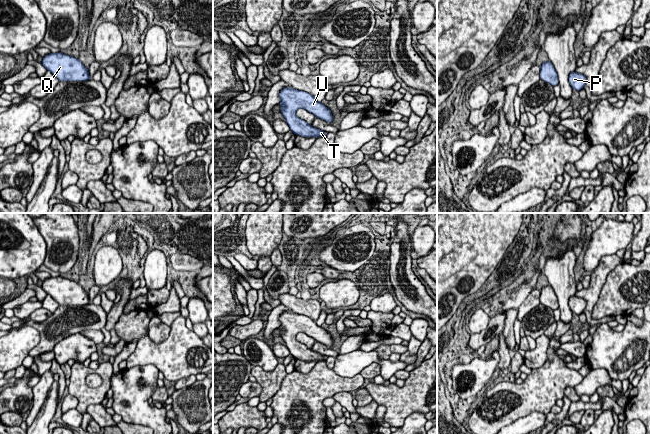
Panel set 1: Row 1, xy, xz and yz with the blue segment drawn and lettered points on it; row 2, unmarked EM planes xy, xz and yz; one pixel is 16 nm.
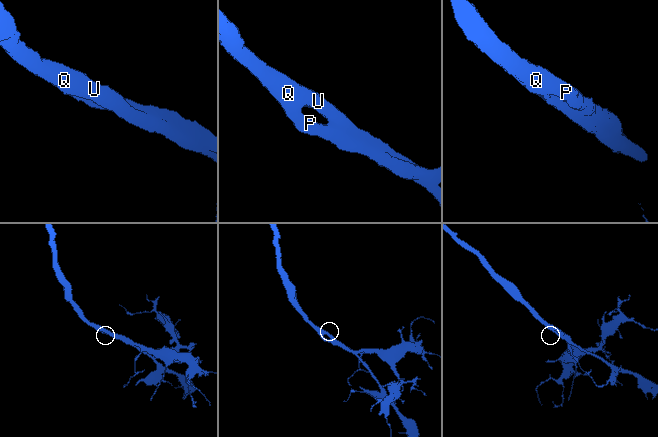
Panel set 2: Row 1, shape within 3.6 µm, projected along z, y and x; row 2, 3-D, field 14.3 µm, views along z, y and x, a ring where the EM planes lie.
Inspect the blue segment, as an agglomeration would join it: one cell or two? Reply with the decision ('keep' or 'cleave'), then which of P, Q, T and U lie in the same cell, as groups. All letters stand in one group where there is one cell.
keep; groups P Q T U

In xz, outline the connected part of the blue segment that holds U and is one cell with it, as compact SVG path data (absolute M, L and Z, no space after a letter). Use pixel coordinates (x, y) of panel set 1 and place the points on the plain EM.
M290 311L282 313L279 317L279 321L281 323L279 327L281 329L280 336L286 343L290 354L295 359L307 362L326 361L326 356L312 351L306 345L296 340L296 335L299 332L303 332L314 338L317 342L325 344L326 346L332 346L334 343L332 342L331 335L321 326L318 326L316 321L305 315L292 313Z

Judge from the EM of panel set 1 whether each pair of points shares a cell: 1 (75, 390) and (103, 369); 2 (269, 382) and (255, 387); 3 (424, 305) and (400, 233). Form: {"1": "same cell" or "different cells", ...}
{"1": "same cell", "2": "different cells", "3": "same cell"}

